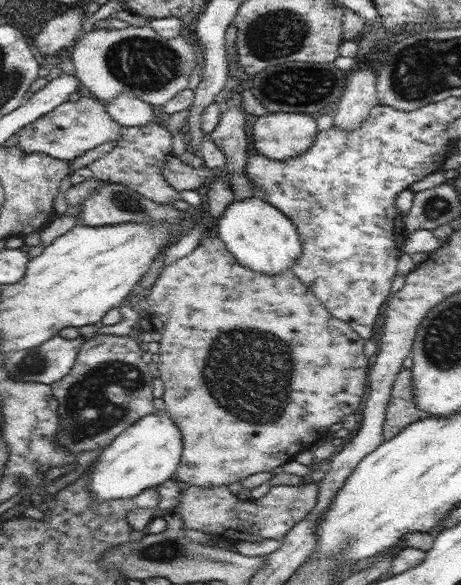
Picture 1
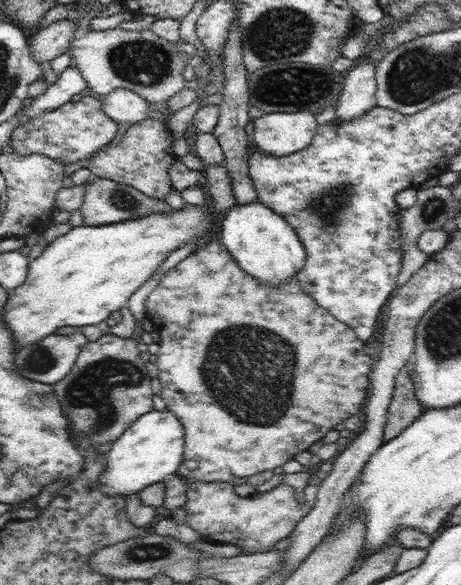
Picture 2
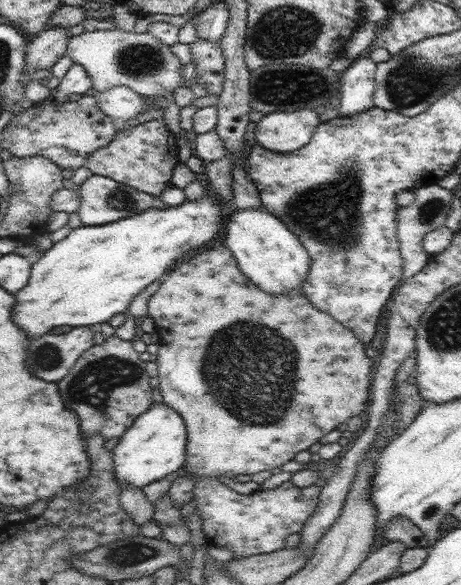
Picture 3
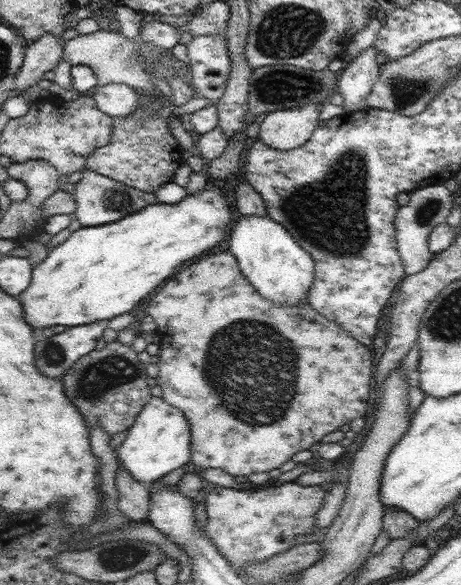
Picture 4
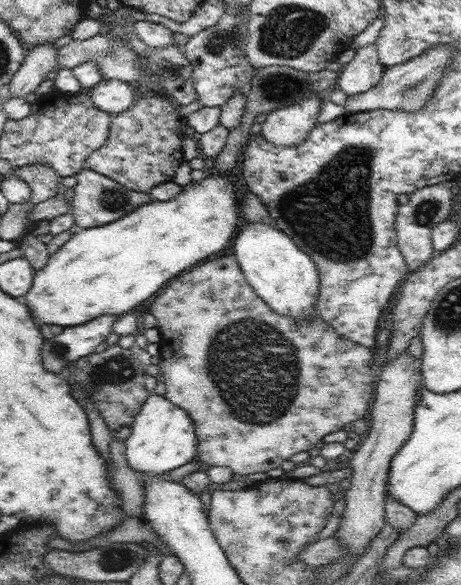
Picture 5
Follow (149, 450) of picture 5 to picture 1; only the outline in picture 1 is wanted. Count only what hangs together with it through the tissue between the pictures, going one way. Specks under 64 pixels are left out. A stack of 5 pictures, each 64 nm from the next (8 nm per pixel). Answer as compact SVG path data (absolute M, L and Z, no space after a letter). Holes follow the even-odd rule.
M157 412L143 416L136 424L122 431L93 461L88 473L88 488L94 494L94 502L110 502L110 500L126 499L131 501L146 488L157 487L159 484L173 478L182 456L182 432L179 426L166 412Z

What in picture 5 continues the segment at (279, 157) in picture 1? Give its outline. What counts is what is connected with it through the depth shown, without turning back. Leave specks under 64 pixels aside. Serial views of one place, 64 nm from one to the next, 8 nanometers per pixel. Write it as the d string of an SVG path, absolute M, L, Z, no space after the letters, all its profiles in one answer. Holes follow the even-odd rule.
M311 97L300 103L270 112L262 124L261 136L278 147L300 144L318 125L321 106L325 100Z

